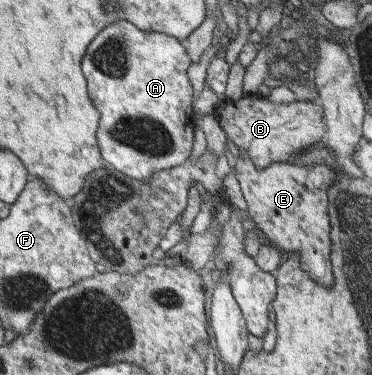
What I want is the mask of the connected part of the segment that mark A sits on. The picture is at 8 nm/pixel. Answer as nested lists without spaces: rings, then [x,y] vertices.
[[[116,21],[112,25],[108,25],[108,29],[104,29],[104,33],[100,33],[100,37],[94,37],[92,43],[88,45],[86,49],[86,55],[82,59],[82,73],[86,77],[86,83],[88,83],[88,97],[92,101],[92,105],[96,109],[100,109],[100,123],[98,123],[98,131],[96,131],[96,139],[98,139],[99,154],[106,166],[110,166],[115,170],[118,170],[121,174],[135,179],[139,182],[146,182],[155,172],[160,170],[178,166],[178,163],[186,163],[186,157],[190,153],[190,149],[193,149],[192,145],[192,88],[188,83],[188,77],[186,77],[186,67],[190,65],[189,55],[184,53],[184,47],[178,43],[178,40],[172,38],[166,34],[160,34],[155,32],[148,32],[137,29],[127,21]]]

